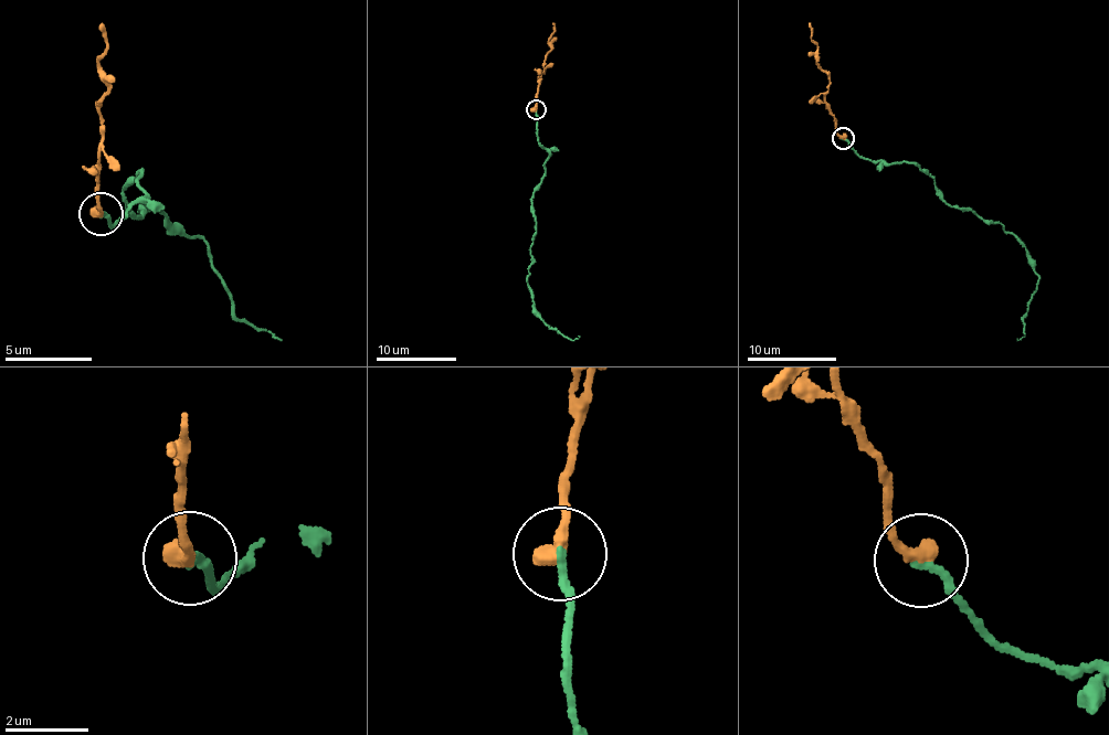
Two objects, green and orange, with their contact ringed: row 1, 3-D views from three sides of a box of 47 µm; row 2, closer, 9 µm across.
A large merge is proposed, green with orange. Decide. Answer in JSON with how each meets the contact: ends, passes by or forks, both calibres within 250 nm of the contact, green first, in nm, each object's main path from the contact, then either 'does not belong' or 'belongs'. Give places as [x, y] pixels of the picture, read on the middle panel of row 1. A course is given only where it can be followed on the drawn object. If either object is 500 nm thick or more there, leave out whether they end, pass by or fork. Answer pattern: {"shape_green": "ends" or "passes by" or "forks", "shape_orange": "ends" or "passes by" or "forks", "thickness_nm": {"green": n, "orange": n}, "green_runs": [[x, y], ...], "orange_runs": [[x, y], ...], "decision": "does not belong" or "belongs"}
{"shape_green": "ends", "shape_orange": "ends", "thickness_nm": {"green": 200, "orange": 440}, "green_runs": [[535, 109], [541, 148], [549, 153], [530, 199], [536, 235], [527, 285], [547, 325], [573, 340], [579, 337]], "orange_runs": [[535, 109], [551, 45], [548, 41], [553, 23]], "decision": "belongs"}

